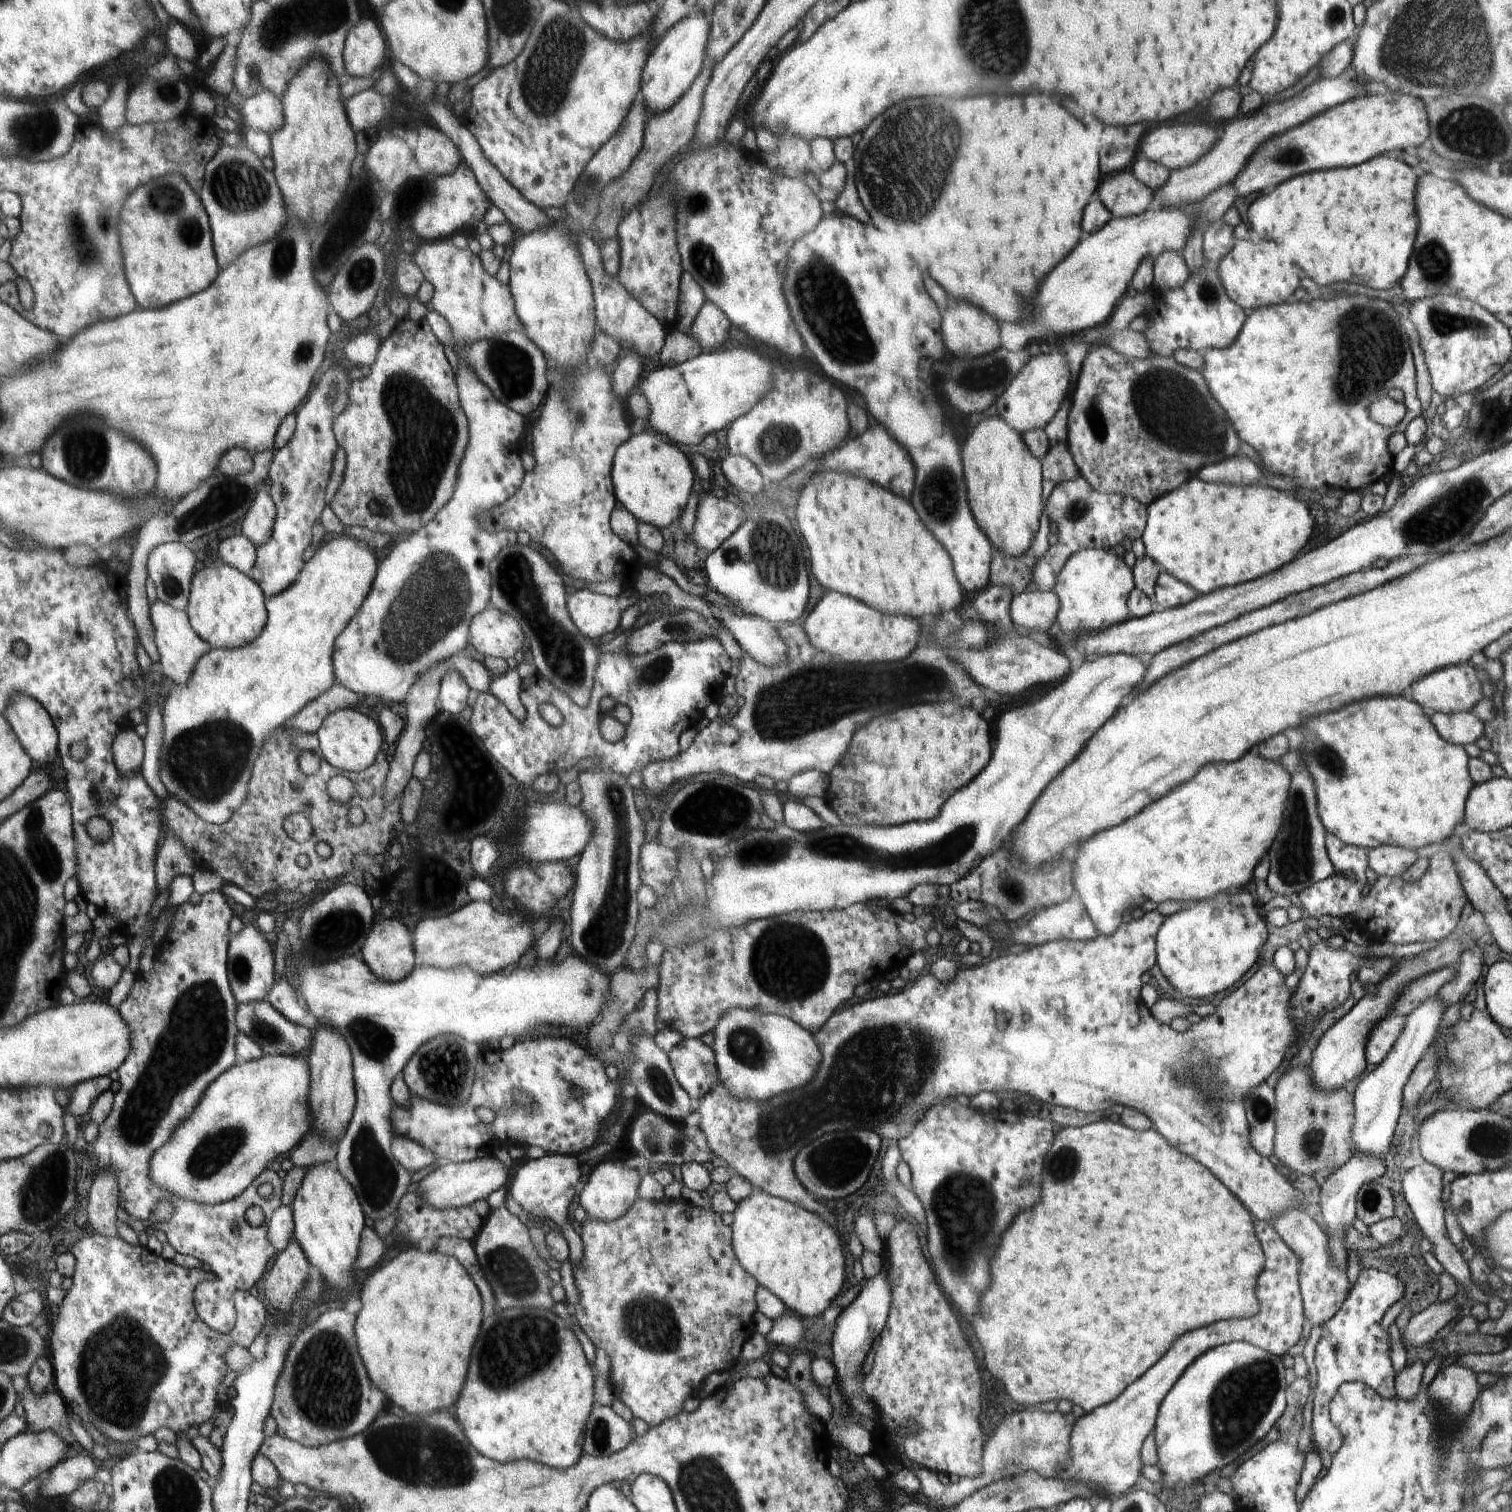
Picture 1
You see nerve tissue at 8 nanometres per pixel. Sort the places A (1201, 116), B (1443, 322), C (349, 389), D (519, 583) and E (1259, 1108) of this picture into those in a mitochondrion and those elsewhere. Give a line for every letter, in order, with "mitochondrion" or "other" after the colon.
A: other
B: mitochondrion
C: other
D: mitochondrion
E: mitochondrion

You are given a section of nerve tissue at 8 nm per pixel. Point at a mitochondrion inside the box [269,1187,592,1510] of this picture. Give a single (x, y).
(419, 1453)

